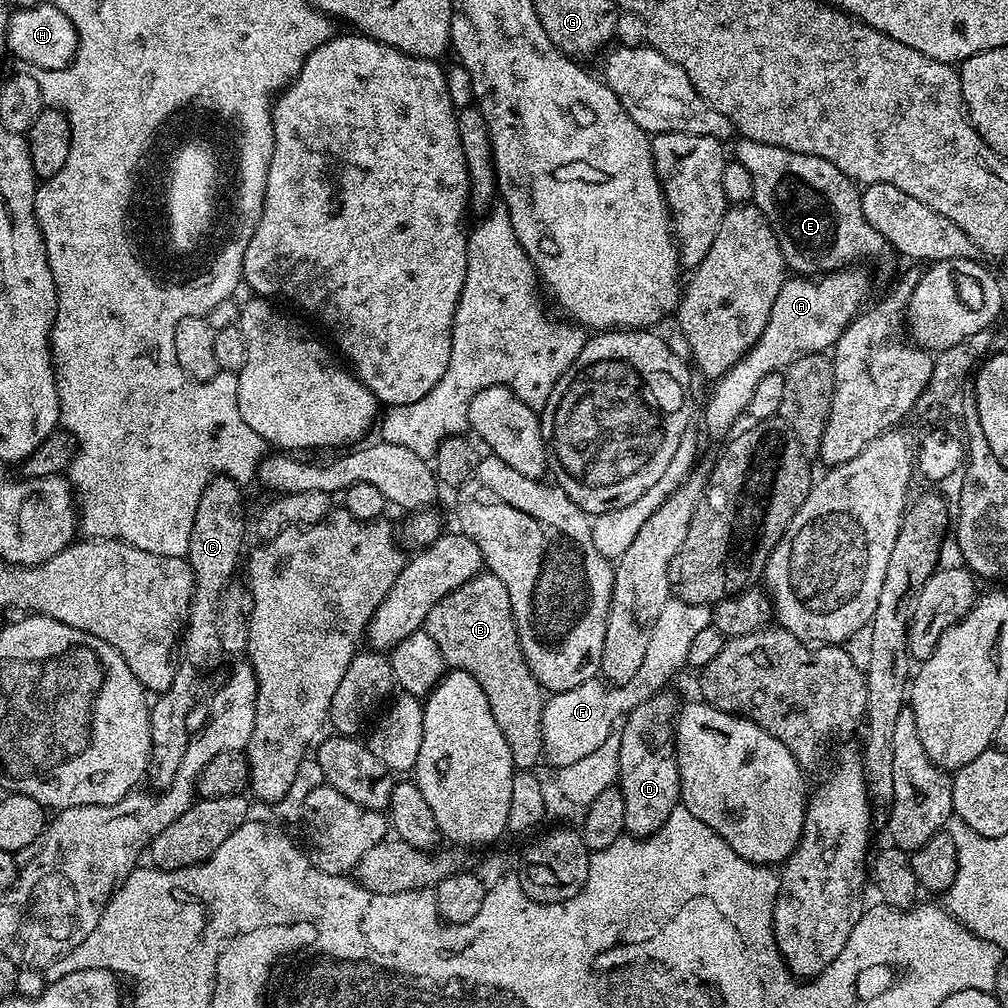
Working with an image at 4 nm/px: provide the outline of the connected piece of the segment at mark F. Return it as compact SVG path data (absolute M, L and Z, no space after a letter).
M670 598L650 632L649 645L645 657L634 678L624 684L608 685L603 679L593 678L574 686L574 690L551 693L545 699L542 710L542 742L544 743L543 759L559 770L570 766L570 762L579 762L586 758L617 731L618 725L633 708L646 702L647 698L663 691L670 678L687 665L691 640L699 631L711 627L711 607L705 604L686 603Z

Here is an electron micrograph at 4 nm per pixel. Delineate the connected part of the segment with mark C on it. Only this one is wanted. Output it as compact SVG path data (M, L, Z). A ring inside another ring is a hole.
M220 474L209 482L206 490L202 490L202 498L198 498L198 510L194 514L186 557L188 565L192 567L194 590L186 627L182 632L182 647L178 652L178 671L174 674L174 682L155 697L150 708L152 760L156 762L178 762L185 756L190 735L188 715L196 704L196 695L204 684L204 675L222 659L219 642L221 600L228 586L233 583L232 574L236 570L236 563L239 560L241 563L245 551L244 496L240 492L243 492L241 485Z

